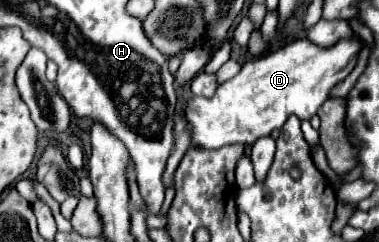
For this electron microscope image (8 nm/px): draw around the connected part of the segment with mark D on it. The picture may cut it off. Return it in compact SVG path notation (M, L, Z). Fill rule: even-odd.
M296 38L266 56L252 58L242 66L242 70L234 78L218 84L216 94L212 98L202 98L202 96L188 98L184 118L192 134L190 146L200 150L218 150L228 144L254 144L258 138L268 136L272 130L280 128L292 114L300 116L300 120L310 120L316 114L316 110L322 106L322 102L328 100L330 88L342 82L352 72L358 52L360 52L360 44L356 44L356 40L350 38L340 40L332 48L318 48L306 38Z

